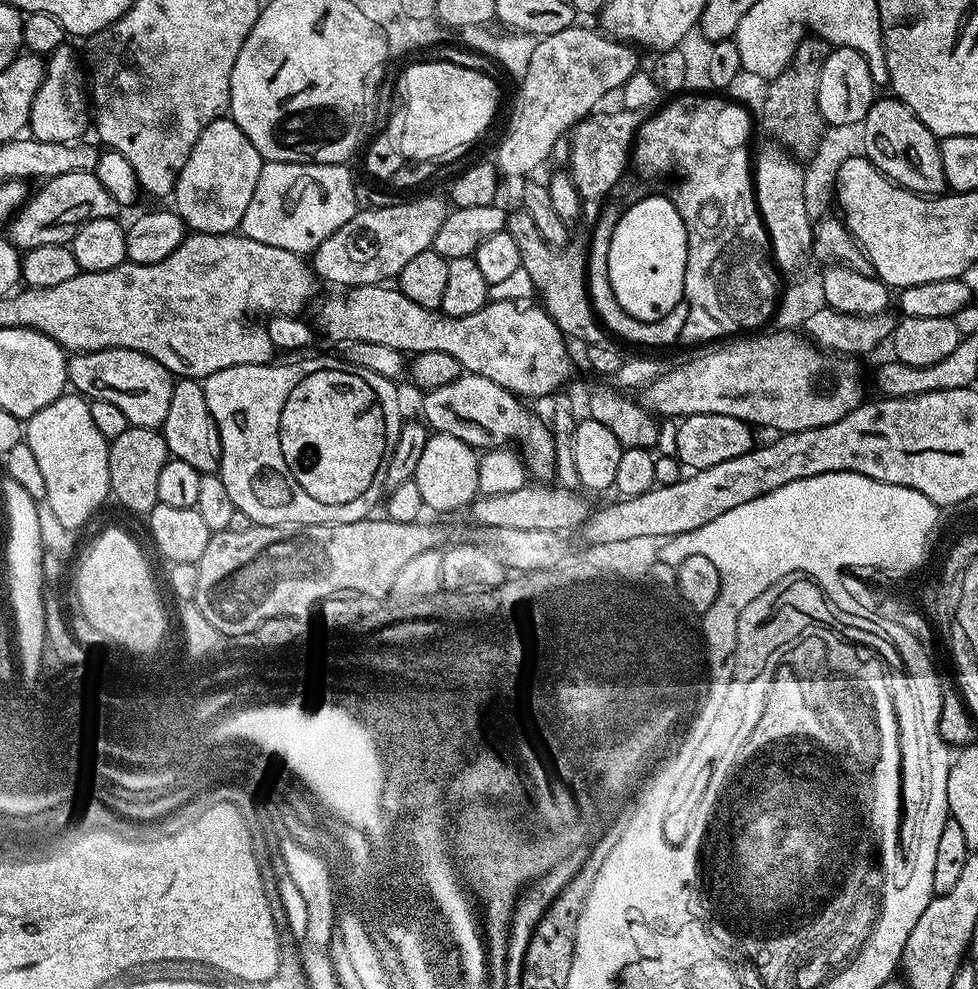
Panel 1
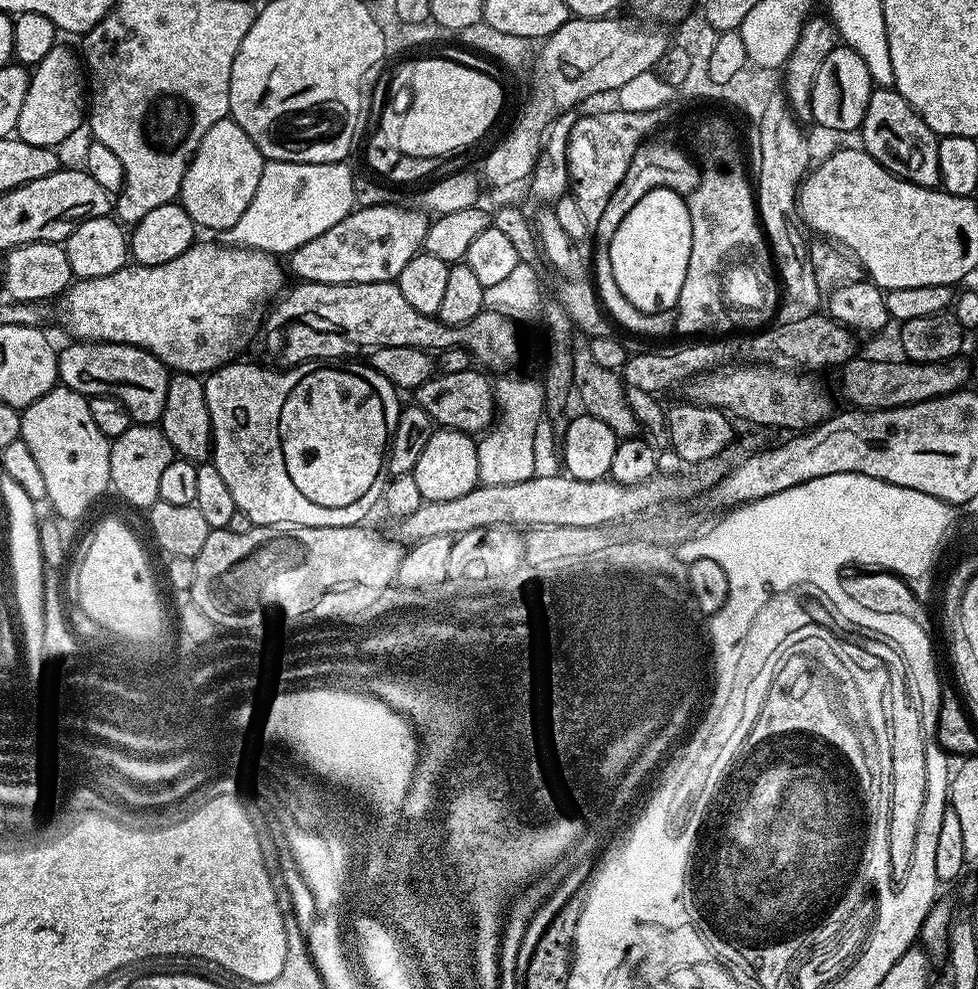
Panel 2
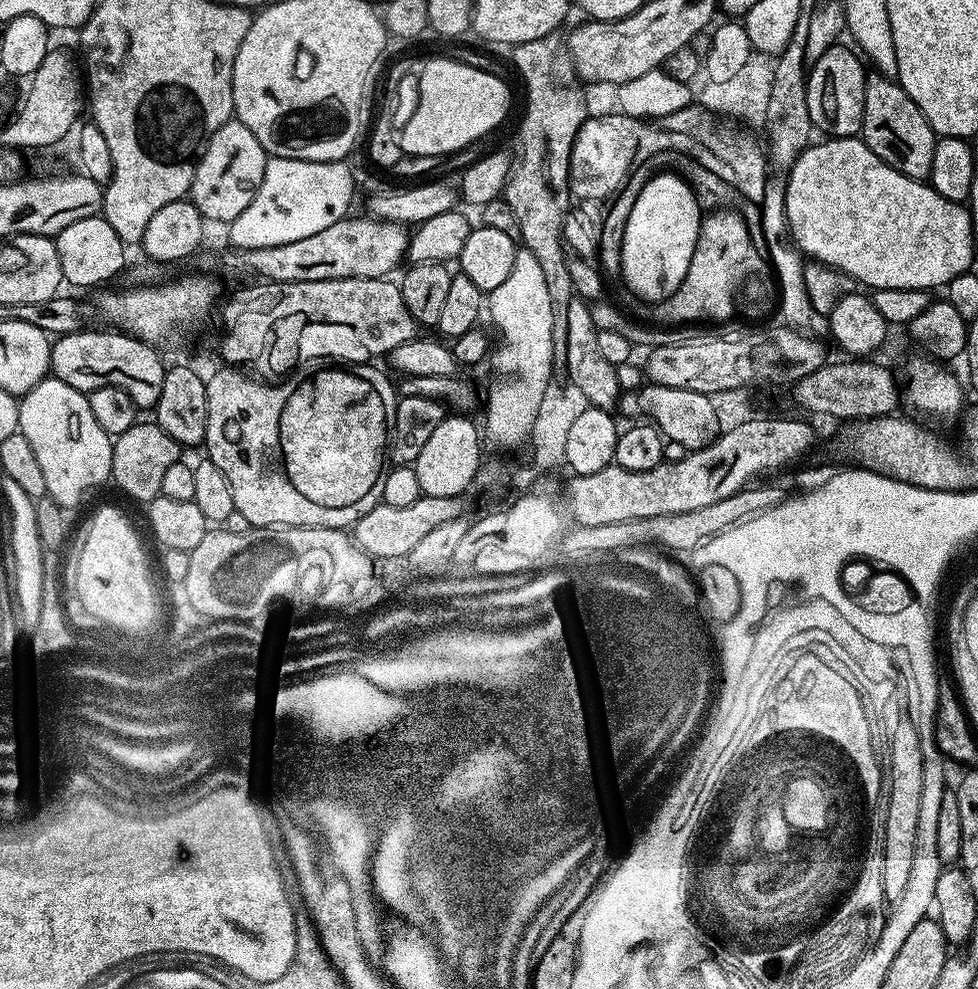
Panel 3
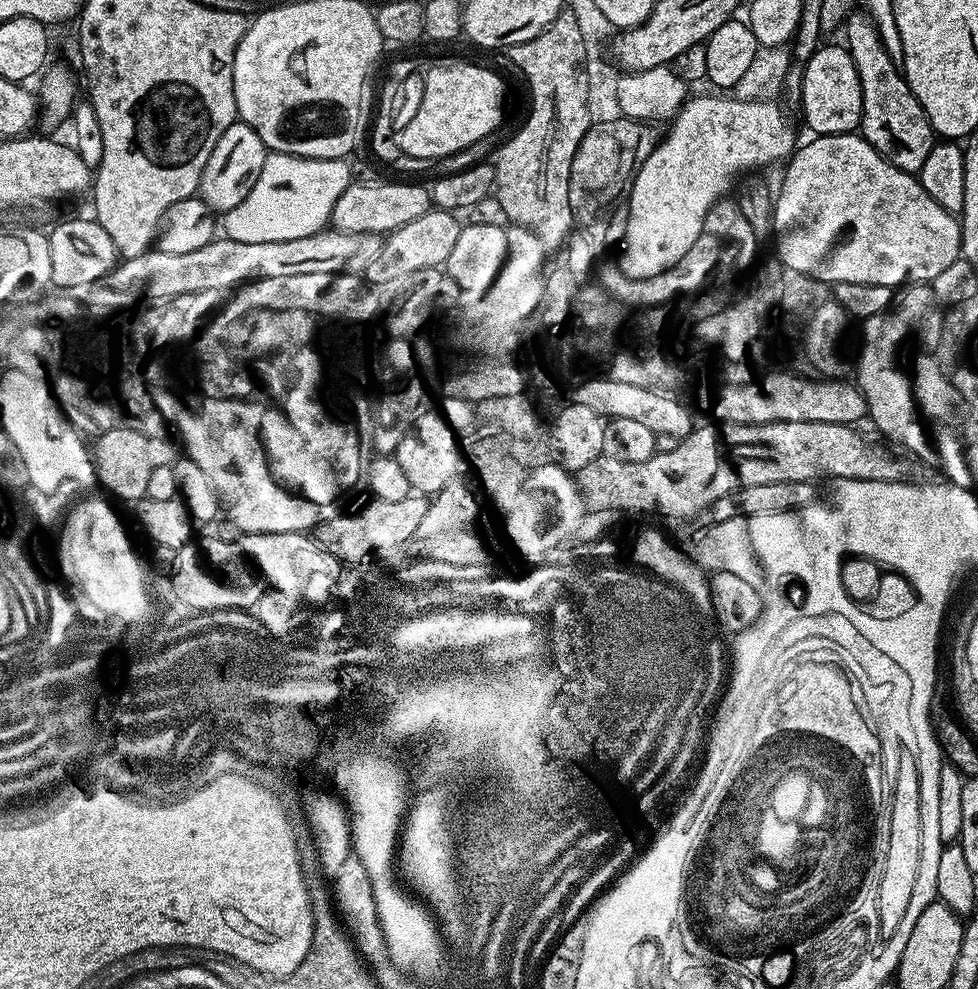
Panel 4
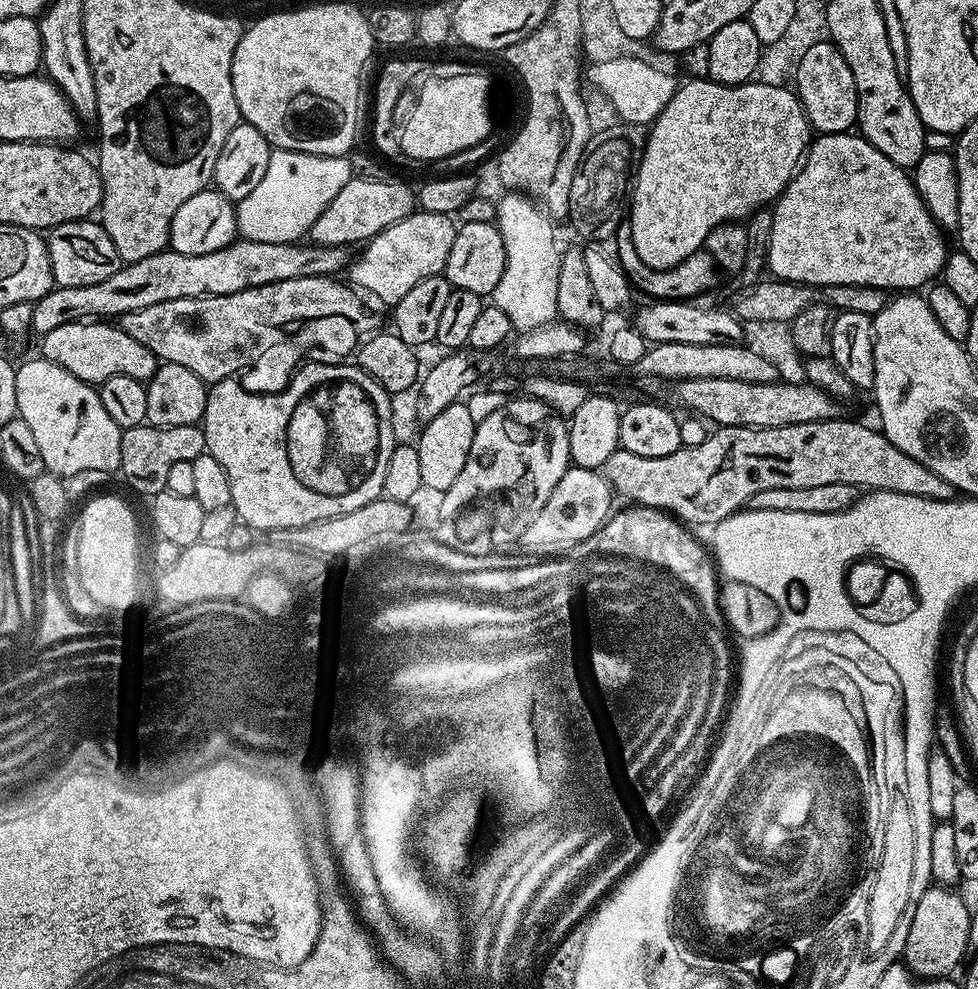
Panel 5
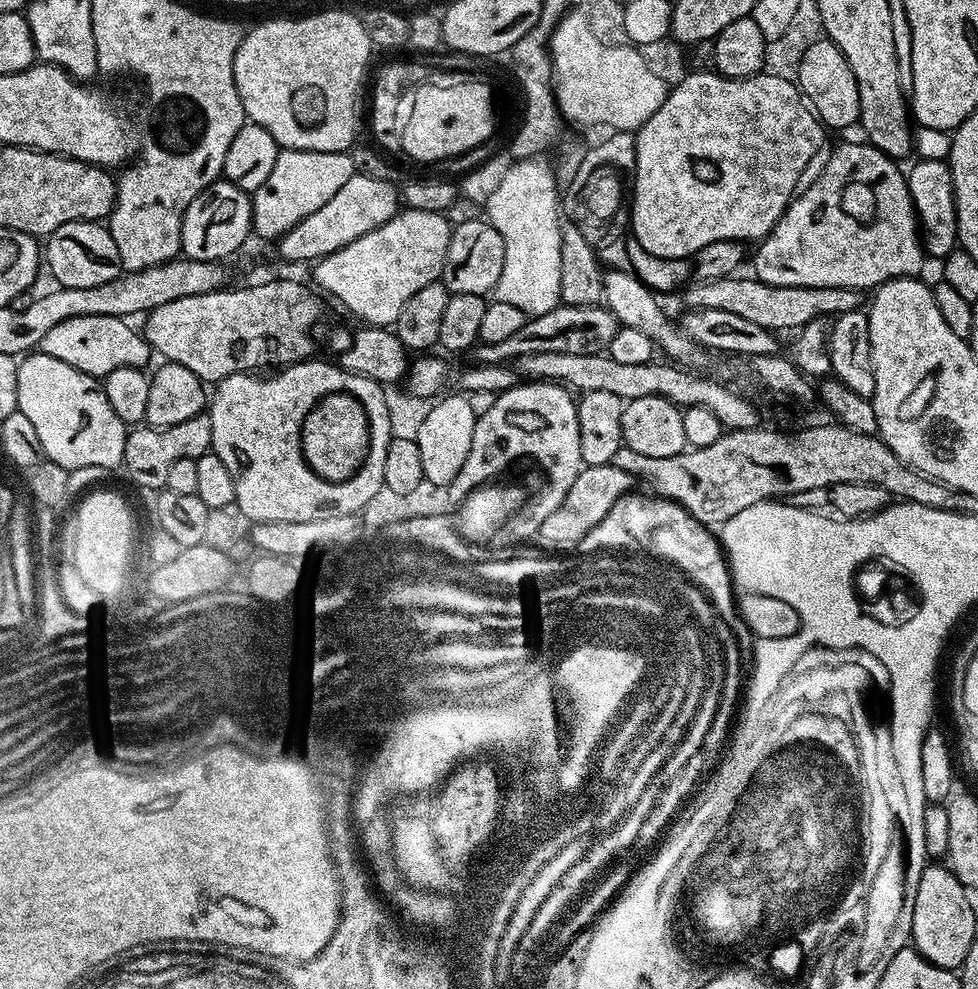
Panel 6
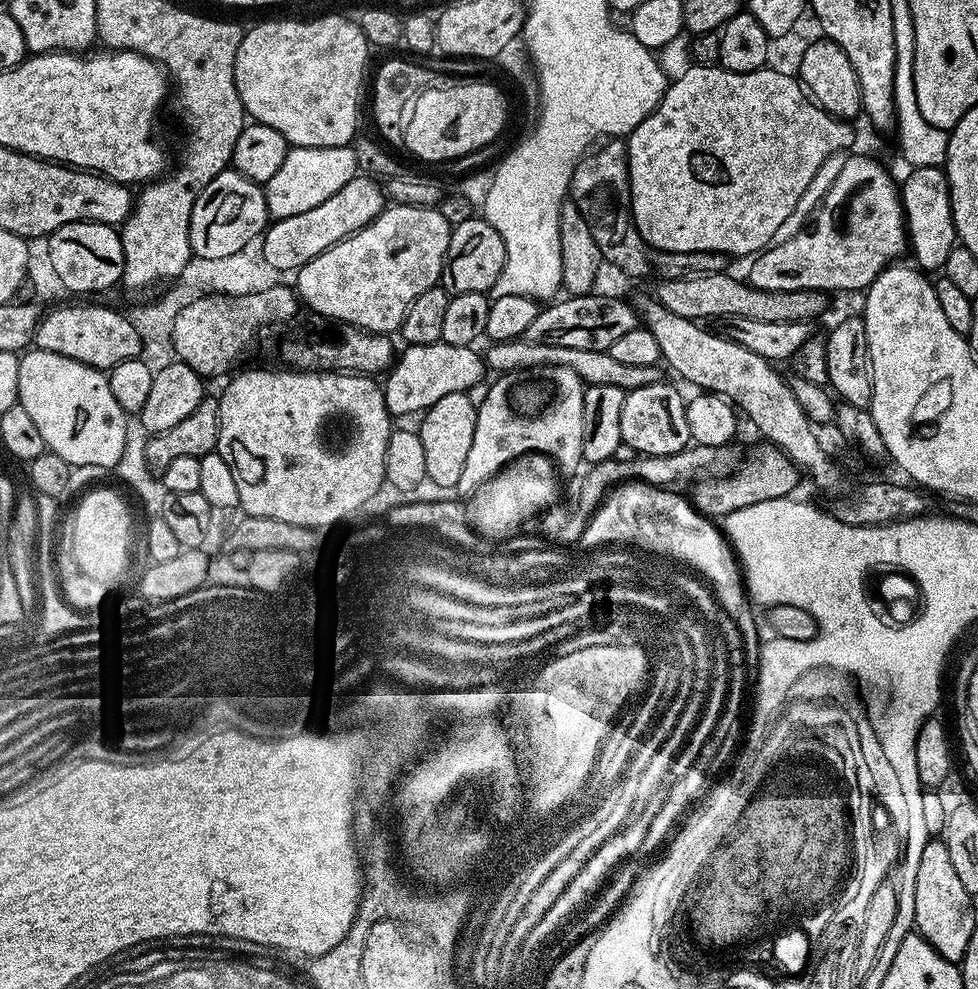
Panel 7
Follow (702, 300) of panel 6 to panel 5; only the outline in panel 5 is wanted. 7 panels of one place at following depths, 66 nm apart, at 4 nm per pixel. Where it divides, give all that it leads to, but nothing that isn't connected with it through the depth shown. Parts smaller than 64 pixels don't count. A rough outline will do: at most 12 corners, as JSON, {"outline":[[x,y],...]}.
{"outline":[[767,278],[736,300],[741,321],[786,322],[817,301],[875,318],[889,293],[868,285]]}

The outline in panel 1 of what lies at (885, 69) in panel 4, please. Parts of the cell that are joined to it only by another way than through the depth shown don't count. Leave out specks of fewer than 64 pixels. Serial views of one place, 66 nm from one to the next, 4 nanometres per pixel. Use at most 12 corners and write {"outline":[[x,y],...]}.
{"outline":[[898,99],[864,118],[865,156],[895,185],[940,194],[940,140]]}

